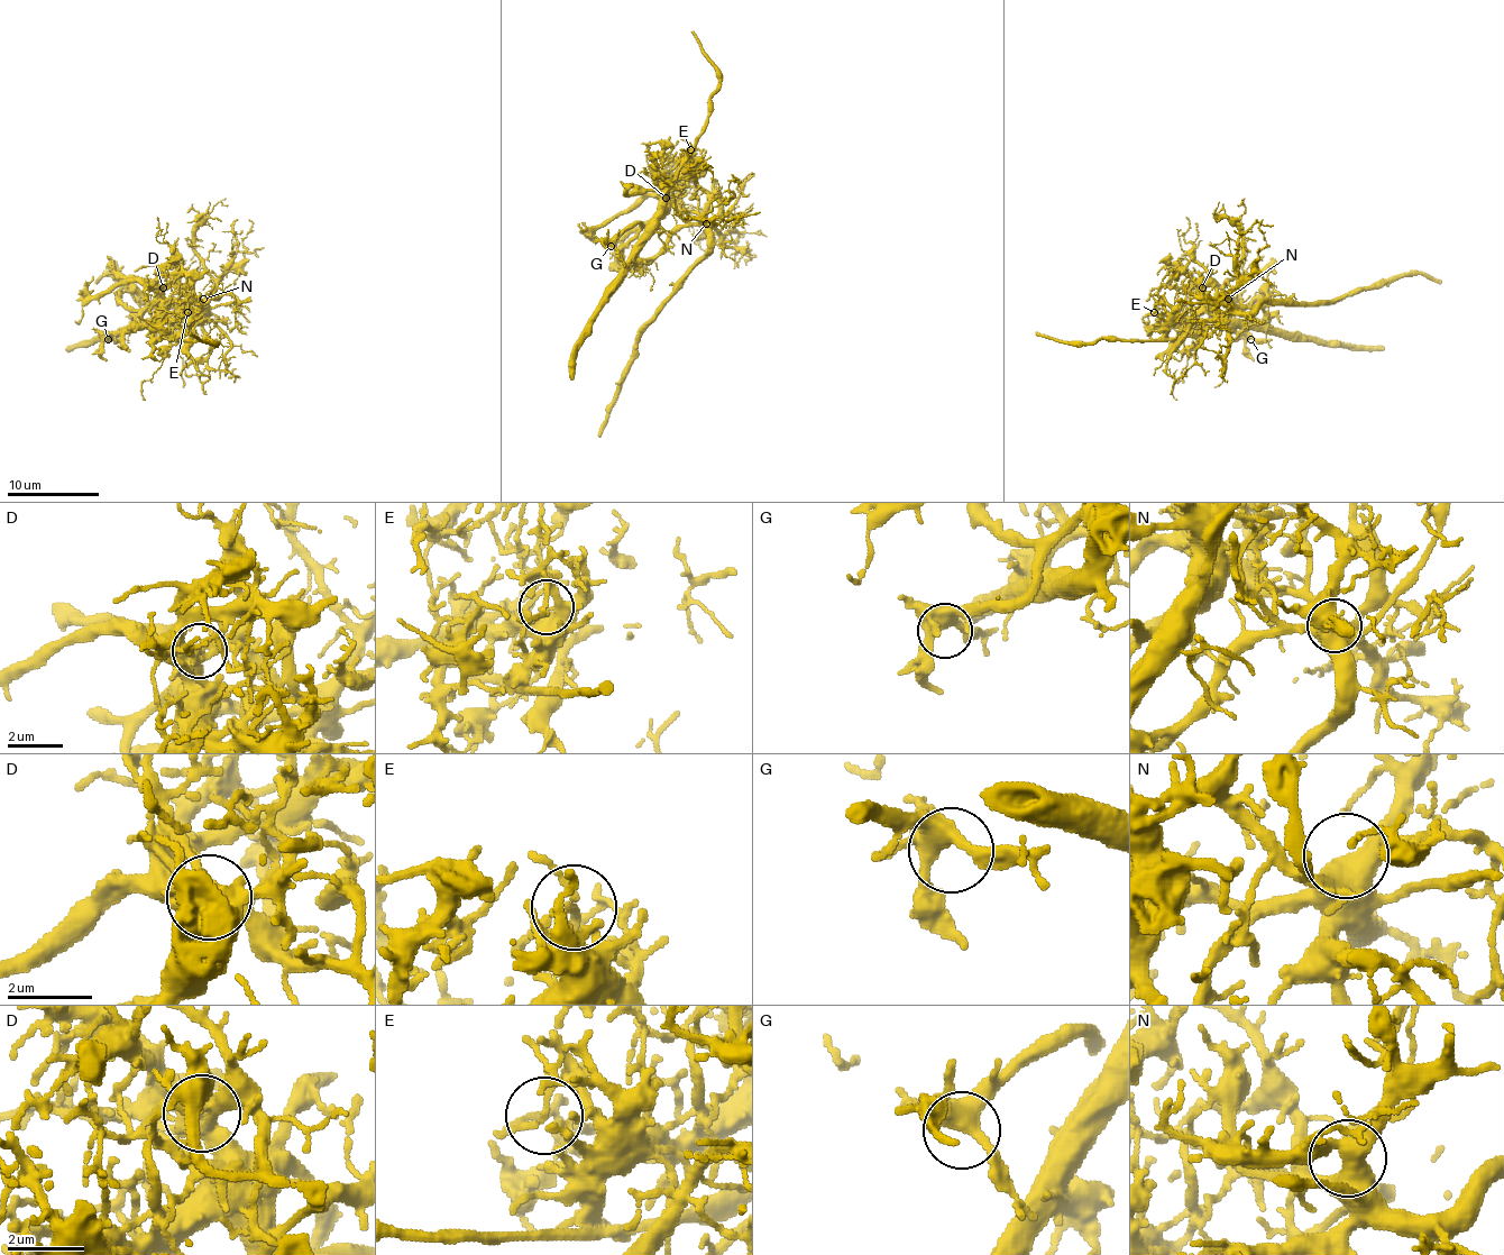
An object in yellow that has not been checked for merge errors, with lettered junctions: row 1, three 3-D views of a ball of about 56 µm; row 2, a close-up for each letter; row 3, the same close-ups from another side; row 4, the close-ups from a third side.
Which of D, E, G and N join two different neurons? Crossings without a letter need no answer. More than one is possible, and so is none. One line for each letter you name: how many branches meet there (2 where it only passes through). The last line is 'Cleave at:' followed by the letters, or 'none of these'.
D: 8 branches meet
Cleave at: D

